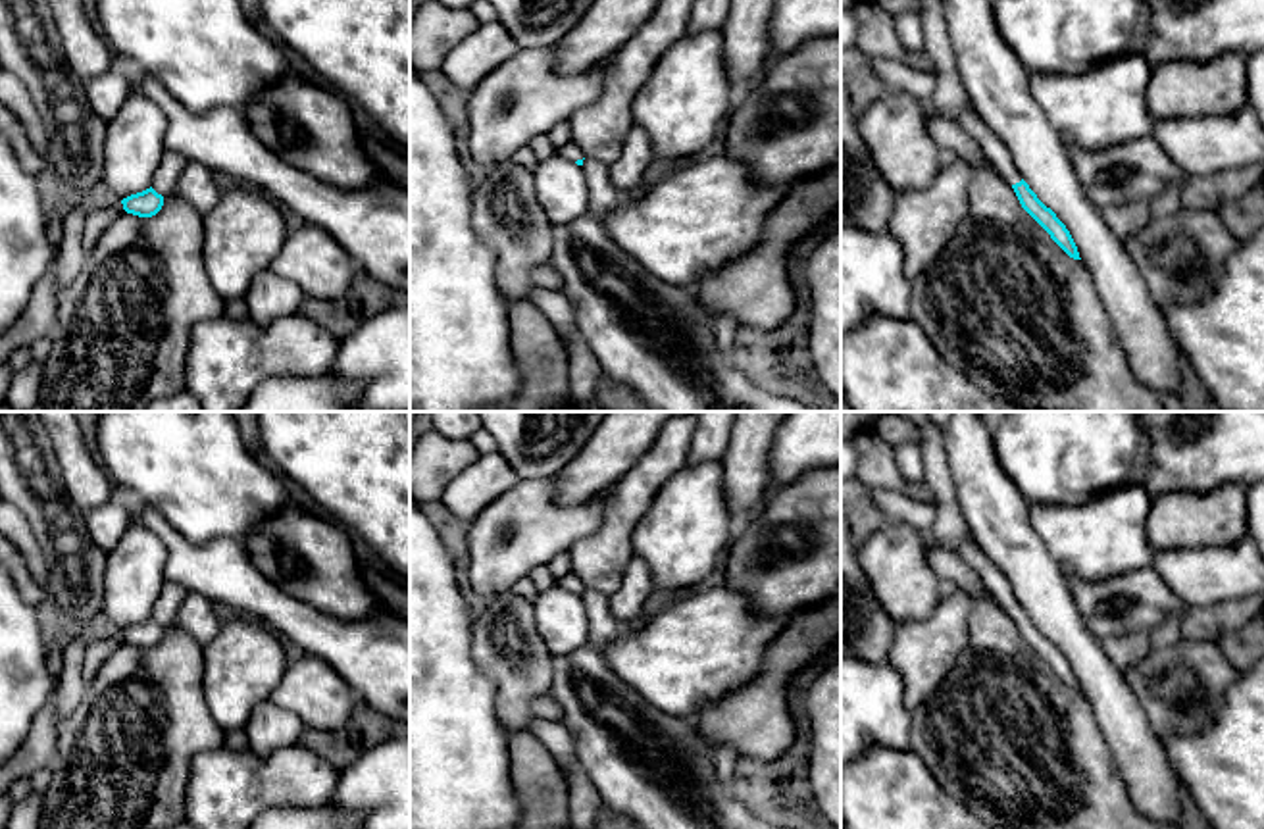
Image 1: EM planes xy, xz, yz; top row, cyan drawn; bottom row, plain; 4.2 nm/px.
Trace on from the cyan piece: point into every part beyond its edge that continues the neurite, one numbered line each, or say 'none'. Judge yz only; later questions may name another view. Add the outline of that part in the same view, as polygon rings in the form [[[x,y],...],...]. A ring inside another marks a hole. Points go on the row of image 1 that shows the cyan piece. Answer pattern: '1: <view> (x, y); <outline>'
1: yz (970, 120); [[[972,104],[960,113],[956,123],[979,142],[989,162],[999,169],[1008,185],[1022,181],[1010,152],[1002,140],[987,127],[981,113]]]

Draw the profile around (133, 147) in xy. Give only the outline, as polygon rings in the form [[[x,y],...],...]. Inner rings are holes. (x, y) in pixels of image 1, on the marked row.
[[[131,87],[123,106],[108,121],[104,140],[104,181],[119,200],[150,188],[165,150],[164,138],[162,110]]]

